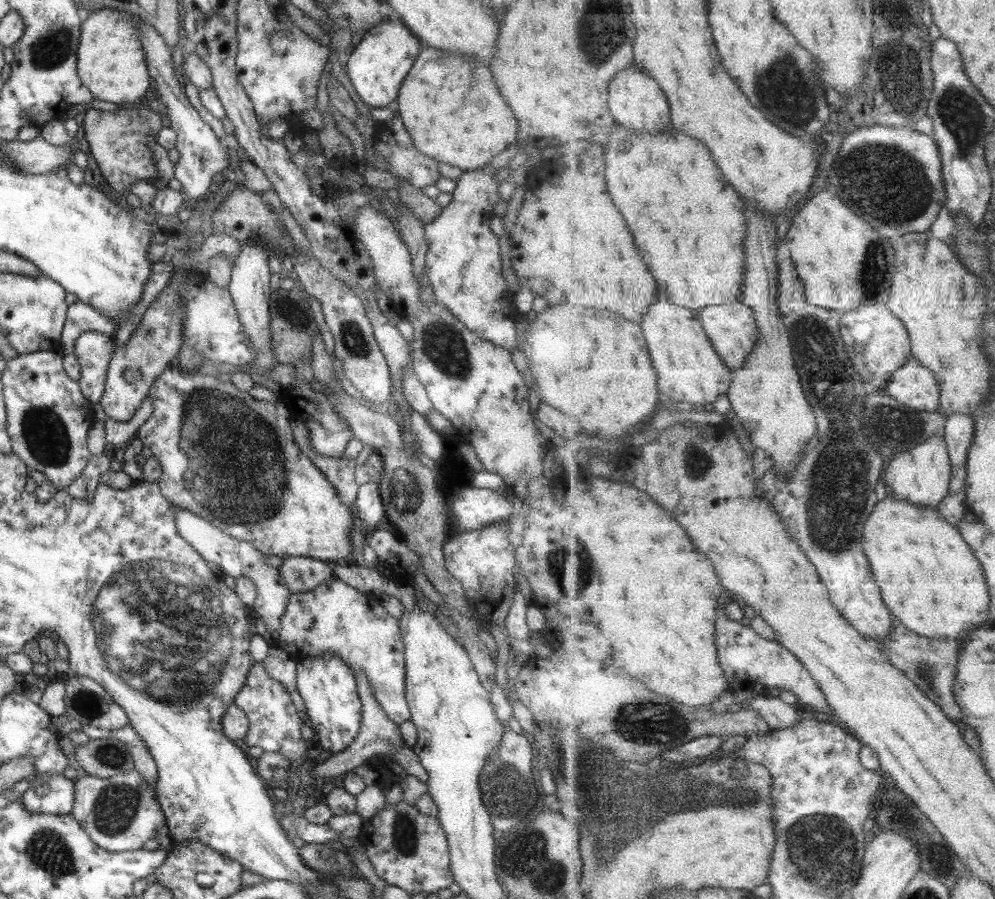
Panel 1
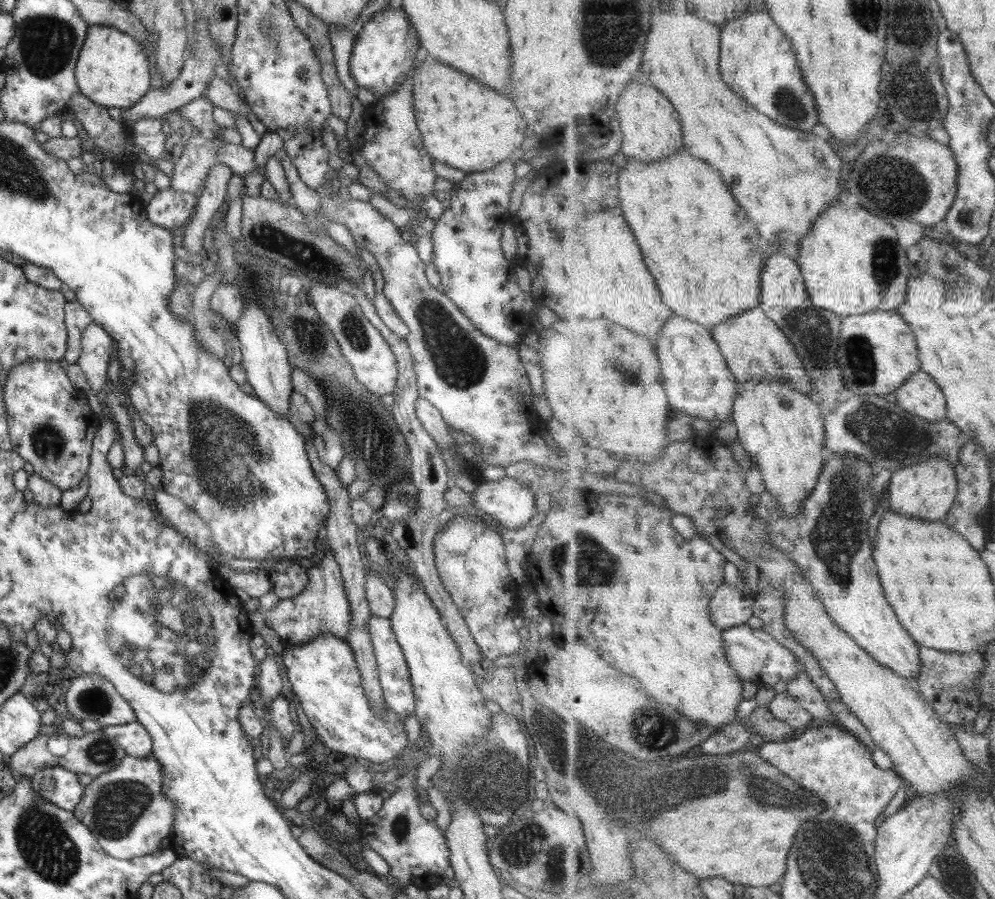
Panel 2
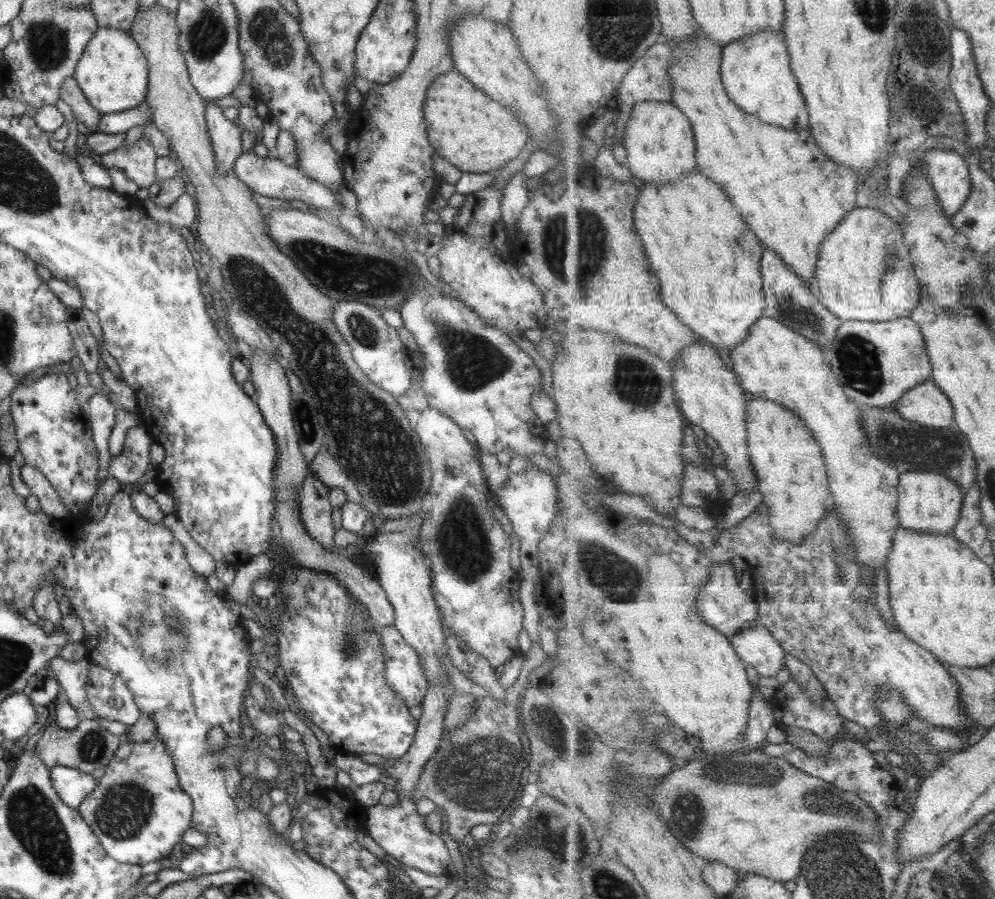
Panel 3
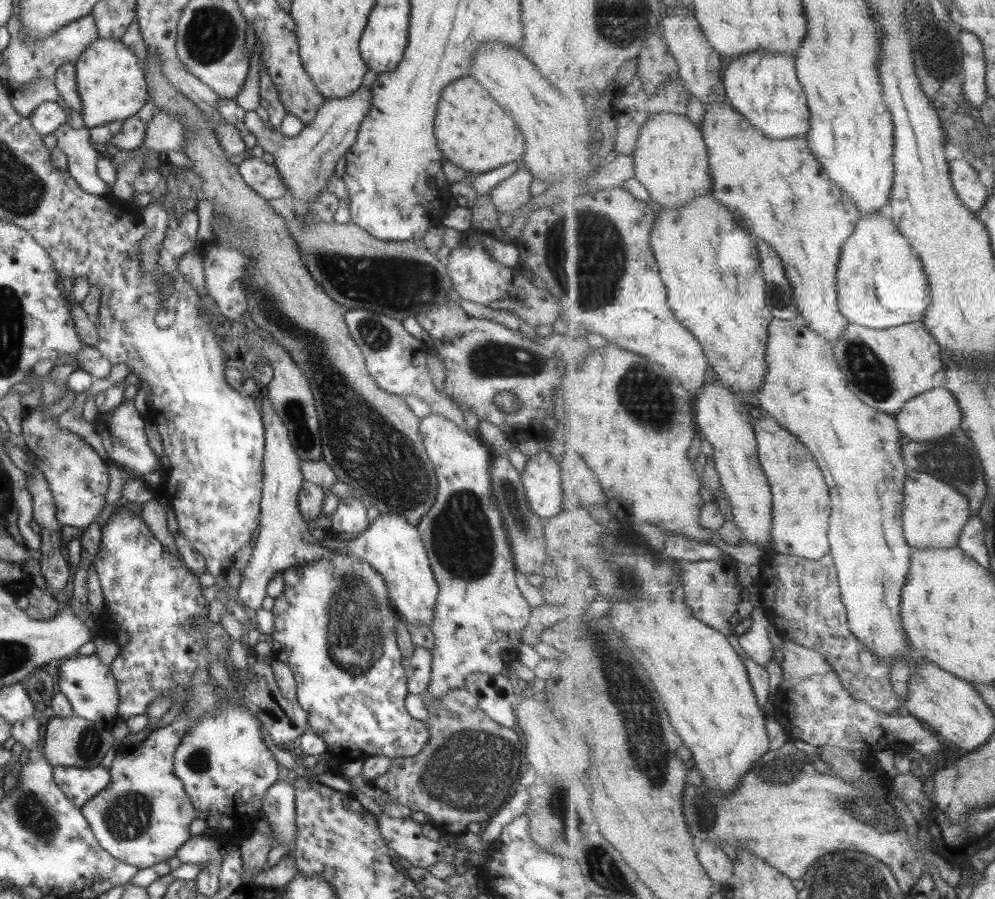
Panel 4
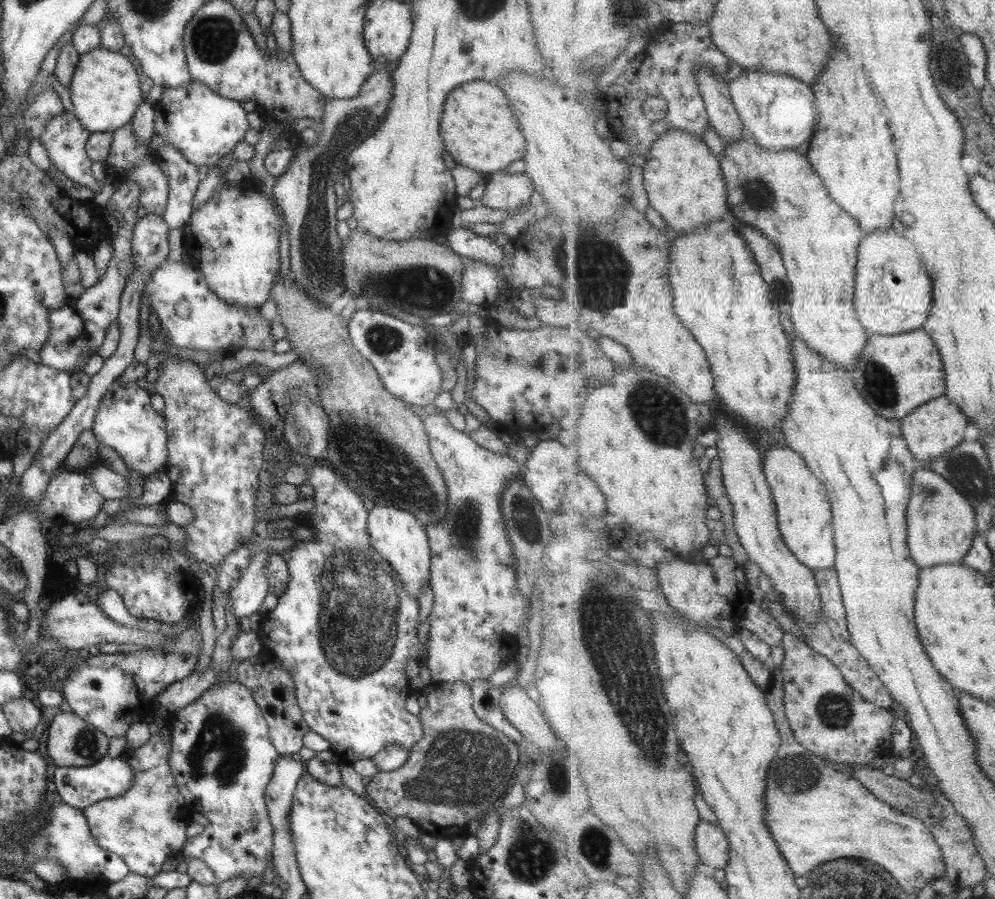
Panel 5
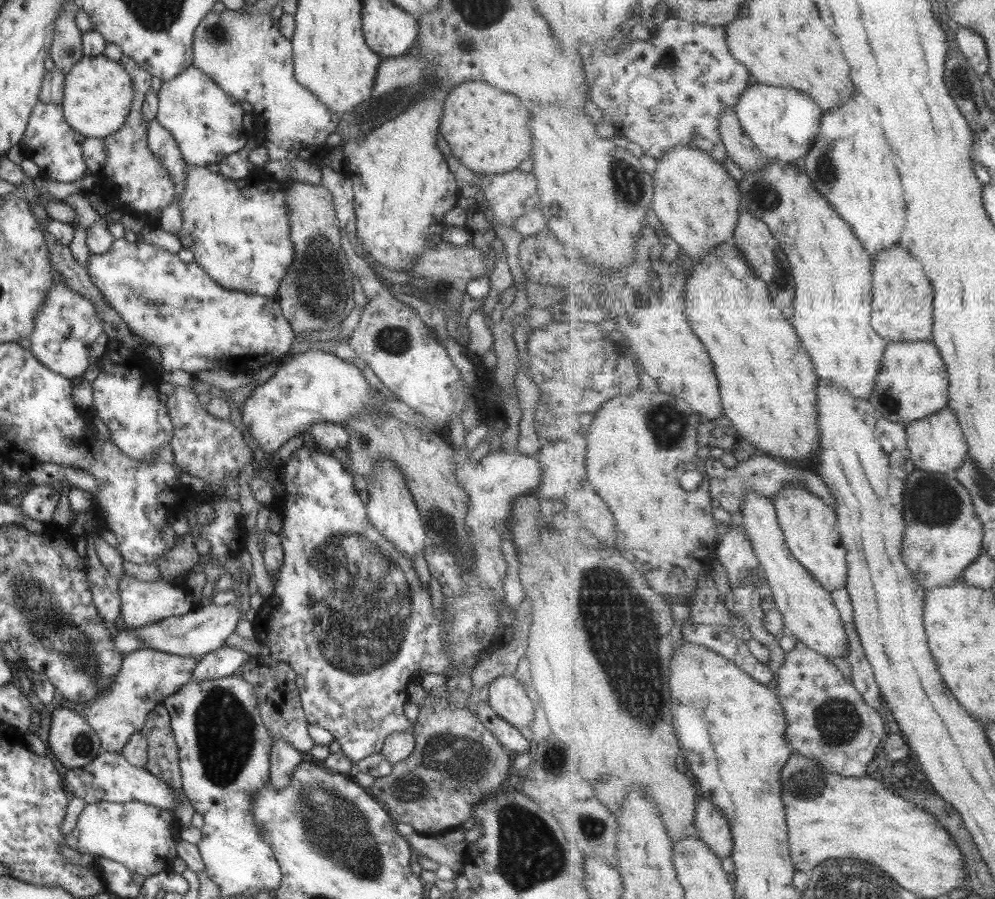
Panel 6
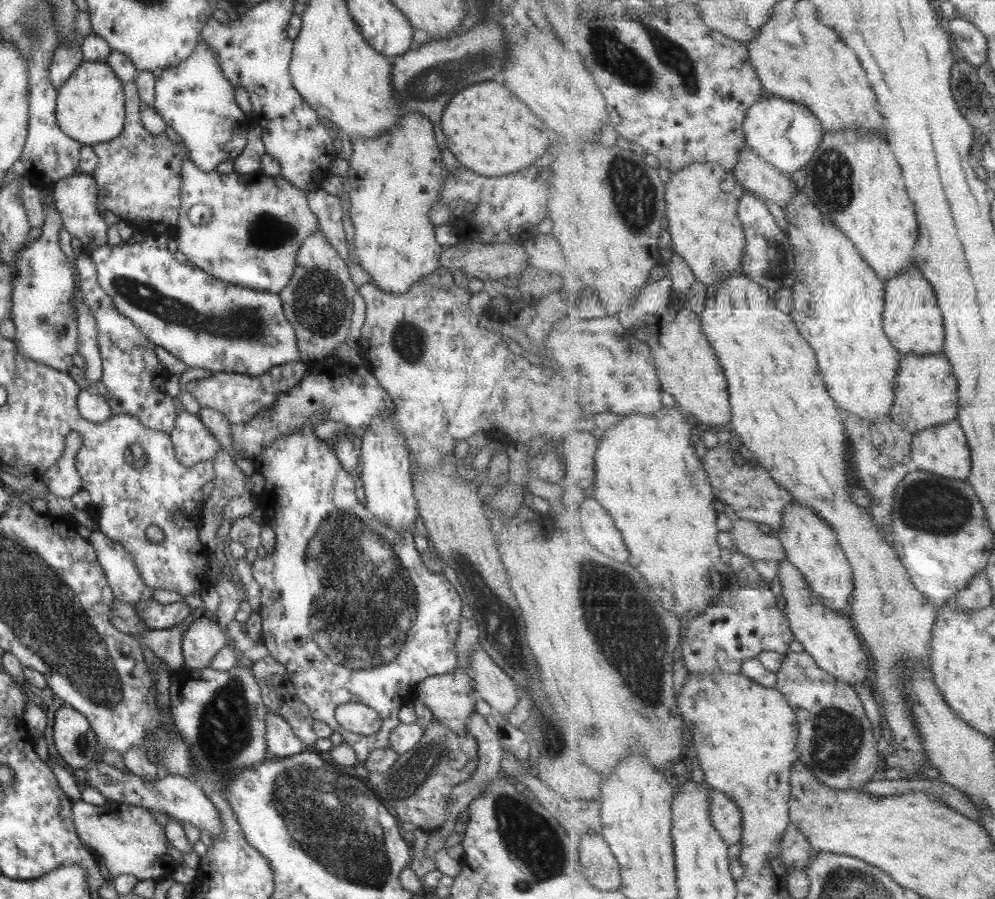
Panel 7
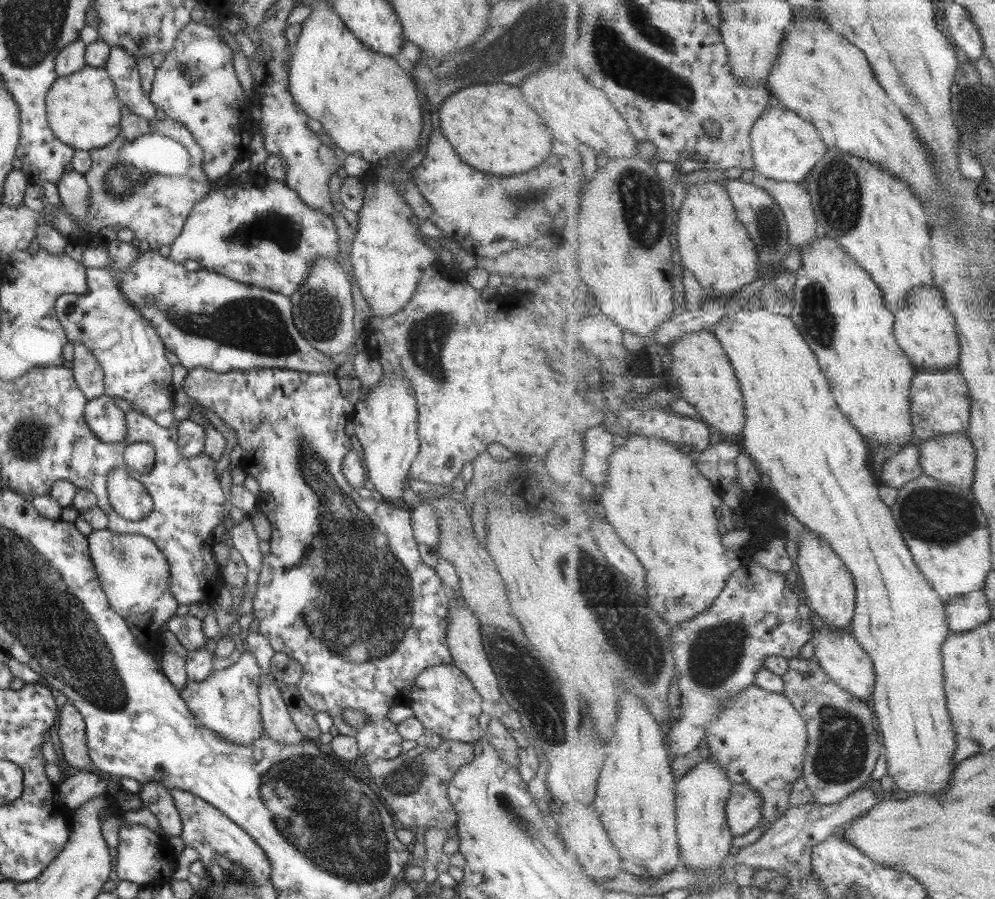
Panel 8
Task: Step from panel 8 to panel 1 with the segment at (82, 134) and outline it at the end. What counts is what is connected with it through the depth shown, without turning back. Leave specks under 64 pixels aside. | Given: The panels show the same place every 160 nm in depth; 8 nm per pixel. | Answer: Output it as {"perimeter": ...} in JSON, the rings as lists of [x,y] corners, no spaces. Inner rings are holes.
{"perimeter":[[[99,9],[90,15],[82,15],[79,27],[79,44],[76,50],[76,73],[82,86],[89,90],[92,99],[117,104],[130,104],[142,98],[149,87],[144,52],[138,37],[135,17],[126,17],[123,11]]]}

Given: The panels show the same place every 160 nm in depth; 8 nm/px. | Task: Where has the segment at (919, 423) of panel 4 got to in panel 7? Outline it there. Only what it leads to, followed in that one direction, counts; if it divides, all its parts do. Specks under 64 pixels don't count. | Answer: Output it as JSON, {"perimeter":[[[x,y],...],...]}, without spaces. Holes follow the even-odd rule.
{"perimeter":[[[958,420],[916,433],[912,442],[911,455],[914,468],[921,471],[962,481],[968,480],[972,474],[972,450],[968,445],[964,428]]]}

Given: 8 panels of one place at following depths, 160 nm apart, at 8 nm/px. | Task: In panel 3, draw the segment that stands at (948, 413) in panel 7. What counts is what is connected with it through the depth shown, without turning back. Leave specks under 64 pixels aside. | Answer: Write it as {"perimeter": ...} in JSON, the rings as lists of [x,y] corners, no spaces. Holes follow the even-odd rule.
{"perimeter":[[[910,317],[897,318],[891,322],[845,321],[837,330],[832,349],[826,352],[826,356],[845,392],[867,407],[892,407],[909,389],[932,380],[934,371],[924,333]]]}

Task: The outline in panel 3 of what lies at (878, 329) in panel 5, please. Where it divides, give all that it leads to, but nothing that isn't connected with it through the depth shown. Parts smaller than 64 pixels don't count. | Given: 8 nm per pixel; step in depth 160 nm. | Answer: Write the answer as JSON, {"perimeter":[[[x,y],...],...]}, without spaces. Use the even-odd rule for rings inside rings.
{"perimeter":[[[861,204],[849,212],[836,230],[828,234],[820,248],[815,282],[820,303],[844,322],[891,322],[910,317],[920,305],[922,283],[917,278],[905,239],[900,223],[879,210],[873,210],[873,207]]]}

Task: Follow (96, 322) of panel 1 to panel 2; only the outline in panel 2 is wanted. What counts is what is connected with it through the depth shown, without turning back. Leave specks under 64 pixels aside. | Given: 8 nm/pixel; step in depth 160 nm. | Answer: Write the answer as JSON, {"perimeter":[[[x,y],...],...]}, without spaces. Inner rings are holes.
{"perimeter":[[[77,302],[64,305],[64,324],[67,332],[66,350],[62,360],[68,365],[76,364],[80,356],[81,332],[92,320],[89,314]]]}

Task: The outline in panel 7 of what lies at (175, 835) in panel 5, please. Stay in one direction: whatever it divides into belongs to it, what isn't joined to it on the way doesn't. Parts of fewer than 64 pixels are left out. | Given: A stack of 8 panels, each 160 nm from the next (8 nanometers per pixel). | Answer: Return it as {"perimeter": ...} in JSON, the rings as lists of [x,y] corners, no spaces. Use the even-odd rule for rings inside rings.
{"perimeter":[[[81,800],[72,804],[71,820],[81,845],[93,857],[103,858],[105,868],[113,877],[132,874],[139,881],[149,879],[153,882],[169,878],[177,862],[169,856],[163,827],[155,822],[155,818],[134,805],[115,802],[104,805],[92,806]]]}

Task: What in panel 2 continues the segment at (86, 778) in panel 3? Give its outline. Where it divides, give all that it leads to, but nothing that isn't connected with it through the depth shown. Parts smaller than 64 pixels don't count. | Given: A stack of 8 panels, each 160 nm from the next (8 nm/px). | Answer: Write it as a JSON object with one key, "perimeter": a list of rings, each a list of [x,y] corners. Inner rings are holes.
{"perimeter":[[[44,767],[35,771],[29,783],[37,796],[68,812],[75,809],[83,794],[76,774],[60,767]]]}

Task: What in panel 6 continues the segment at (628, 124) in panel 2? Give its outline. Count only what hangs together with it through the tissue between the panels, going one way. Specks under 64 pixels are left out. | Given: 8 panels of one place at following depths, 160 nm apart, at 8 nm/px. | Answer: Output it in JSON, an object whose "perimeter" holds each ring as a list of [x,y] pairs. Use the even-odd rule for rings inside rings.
{"perimeter":[[[681,145],[668,150],[662,159],[657,160],[653,175],[656,185],[652,209],[664,224],[668,236],[693,262],[698,263],[707,253],[712,253],[719,245],[735,237],[741,213],[741,193],[739,183],[729,175],[723,163],[700,148]]]}

